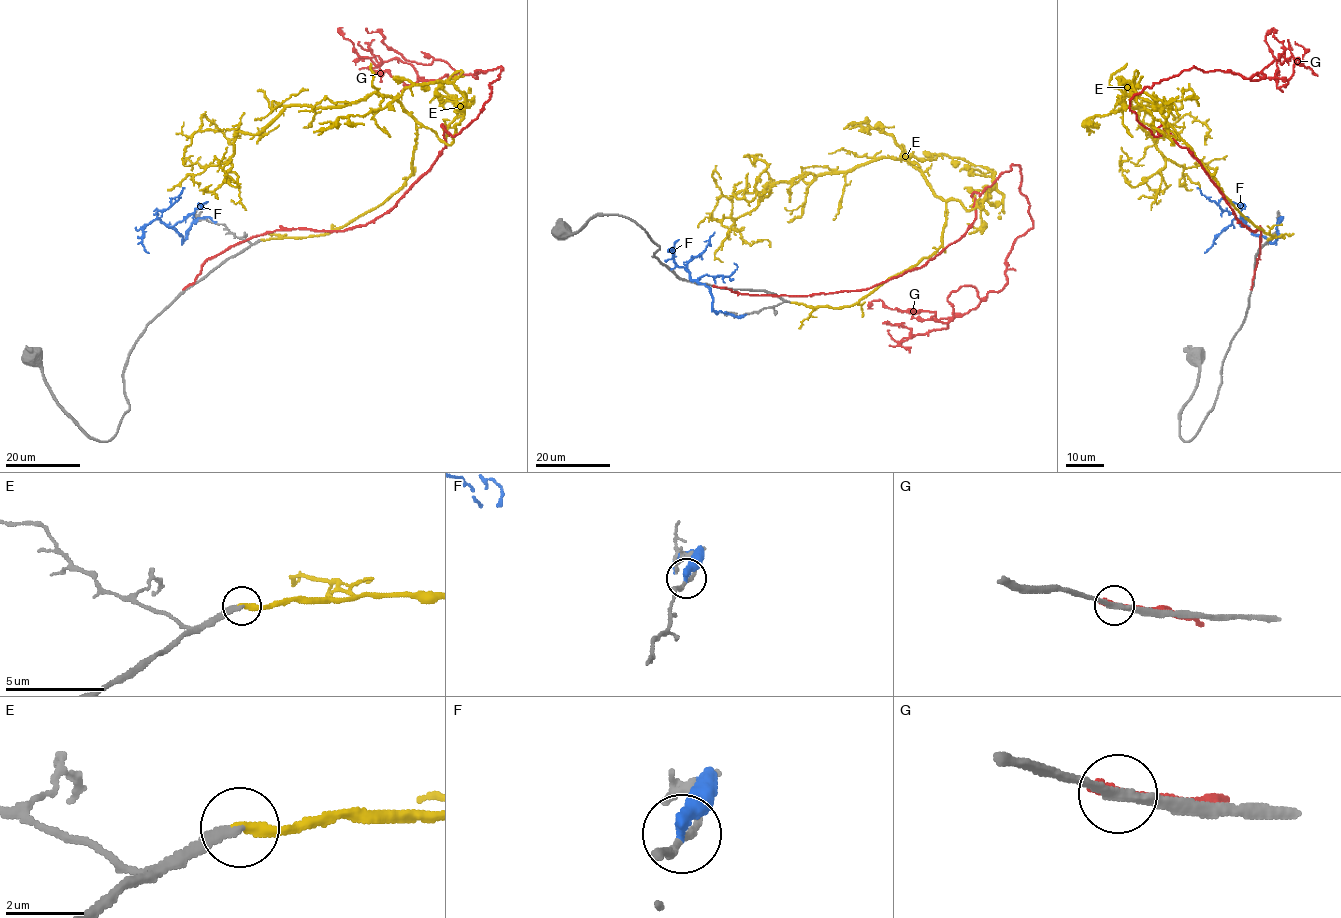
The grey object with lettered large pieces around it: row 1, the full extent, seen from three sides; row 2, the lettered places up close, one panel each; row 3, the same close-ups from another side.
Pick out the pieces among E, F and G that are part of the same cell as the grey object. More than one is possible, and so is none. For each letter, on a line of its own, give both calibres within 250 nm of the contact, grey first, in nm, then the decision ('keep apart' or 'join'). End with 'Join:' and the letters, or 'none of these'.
E: 220 nm thick on the grey side, 280 nm on the other; join
F: 150 nm thick on the grey side, 340 nm on the other; keep apart
G: 260 nm thick on the grey side, 280 nm on the other; keep apart
Join: E

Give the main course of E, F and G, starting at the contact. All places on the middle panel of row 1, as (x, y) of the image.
E: (792, 303), (854, 305), (918, 264), (942, 245), (945, 202), (893, 158), (737, 191), (742, 238), (770, 247)
F: (744, 314), (716, 312), (710, 290), (693, 280), (687, 270), (687, 264), (705, 249), (714, 232)
G: (715, 287), (833, 293), (917, 269), (1017, 164), (1033, 226), (1001, 290), (953, 291), (947, 322), (872, 308)

